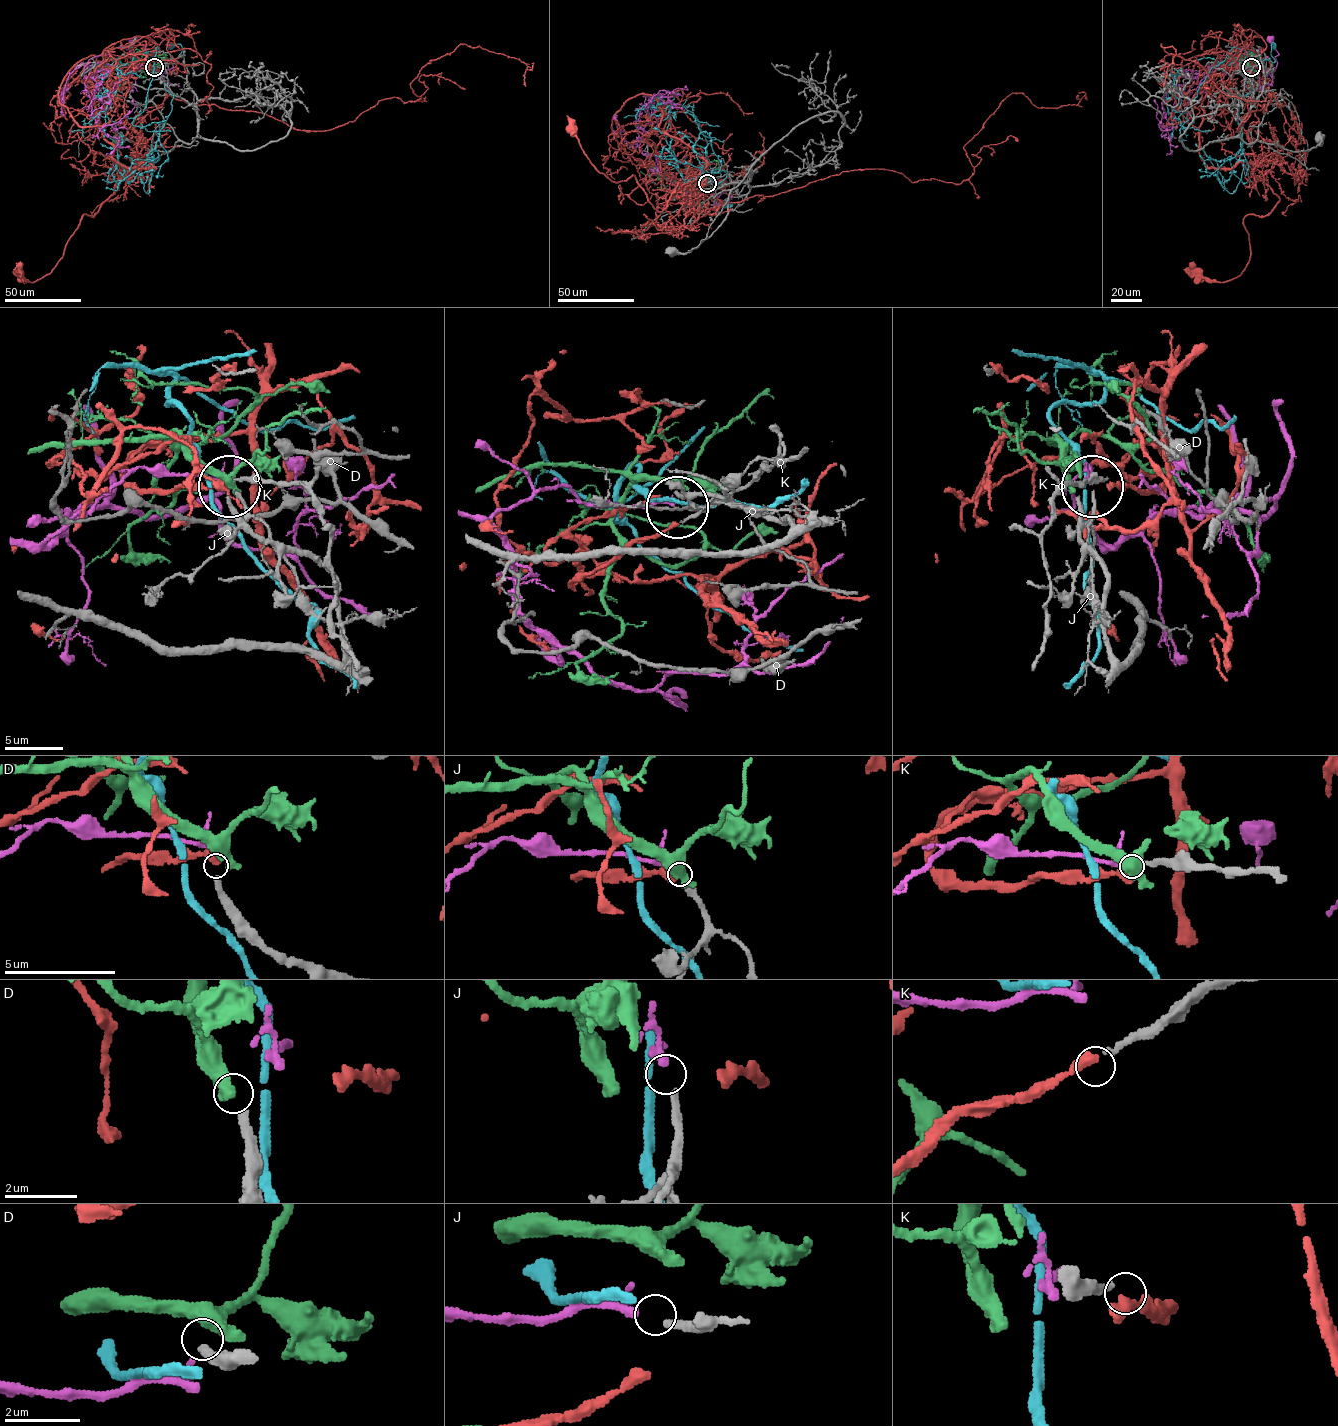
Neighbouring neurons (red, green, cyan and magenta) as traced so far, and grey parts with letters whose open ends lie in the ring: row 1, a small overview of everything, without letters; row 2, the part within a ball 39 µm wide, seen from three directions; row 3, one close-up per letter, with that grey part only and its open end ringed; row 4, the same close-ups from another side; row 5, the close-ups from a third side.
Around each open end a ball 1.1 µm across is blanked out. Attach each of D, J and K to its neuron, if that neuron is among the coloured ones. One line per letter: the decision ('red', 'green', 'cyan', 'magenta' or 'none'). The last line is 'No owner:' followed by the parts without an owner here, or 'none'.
D: none
J: magenta
K: red
No owner: D

